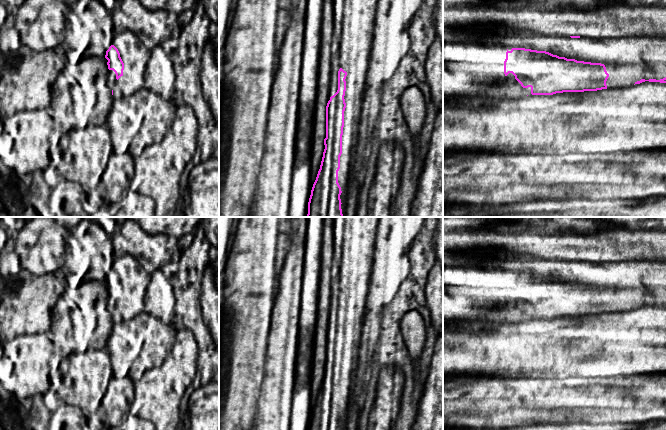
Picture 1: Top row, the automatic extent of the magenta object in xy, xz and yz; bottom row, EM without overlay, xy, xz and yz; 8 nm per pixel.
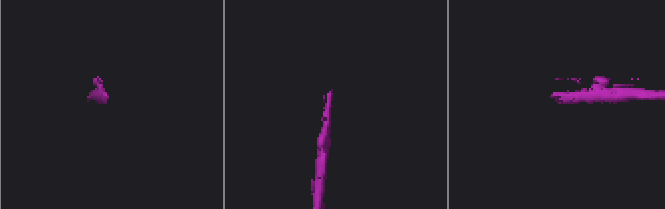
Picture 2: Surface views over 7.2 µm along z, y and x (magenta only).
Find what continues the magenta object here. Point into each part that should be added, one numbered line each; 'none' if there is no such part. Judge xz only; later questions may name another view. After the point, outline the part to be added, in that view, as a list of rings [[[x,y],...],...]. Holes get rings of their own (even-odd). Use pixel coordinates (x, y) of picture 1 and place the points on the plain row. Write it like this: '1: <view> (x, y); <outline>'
1: xz (353, 237); [[[333,217],[333,257],[335,261],[335,276],[331,284],[330,309],[328,325],[338,314],[338,295],[342,292],[347,296],[344,335],[344,351],[342,359],[342,378],[338,407],[344,416],[348,410],[354,378],[358,366],[361,332],[365,316],[365,306],[373,264],[374,242],[379,217]]]

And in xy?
1: xy (135, 280); [[[130,255],[116,257],[114,269],[124,287],[123,299],[117,304],[113,294],[107,298],[107,309],[113,315],[113,322],[127,321],[143,311],[144,298],[151,273],[146,272],[142,266]]]

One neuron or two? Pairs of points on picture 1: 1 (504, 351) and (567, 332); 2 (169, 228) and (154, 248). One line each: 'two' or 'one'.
1: one
2: two

